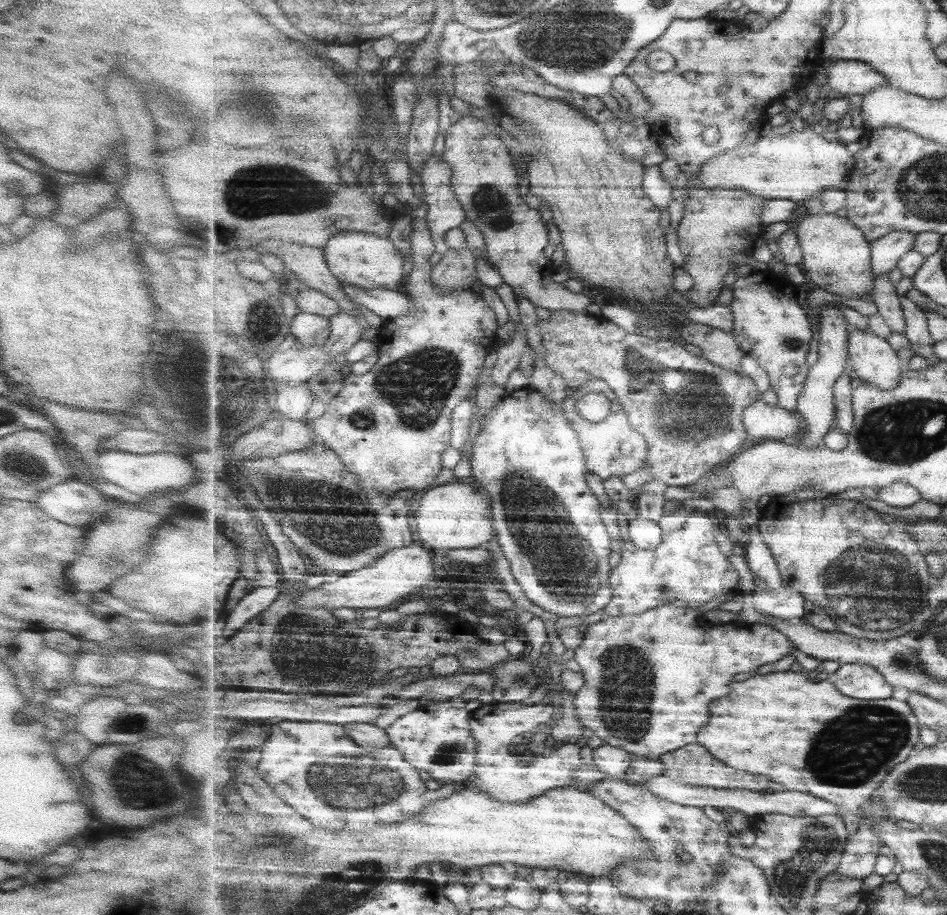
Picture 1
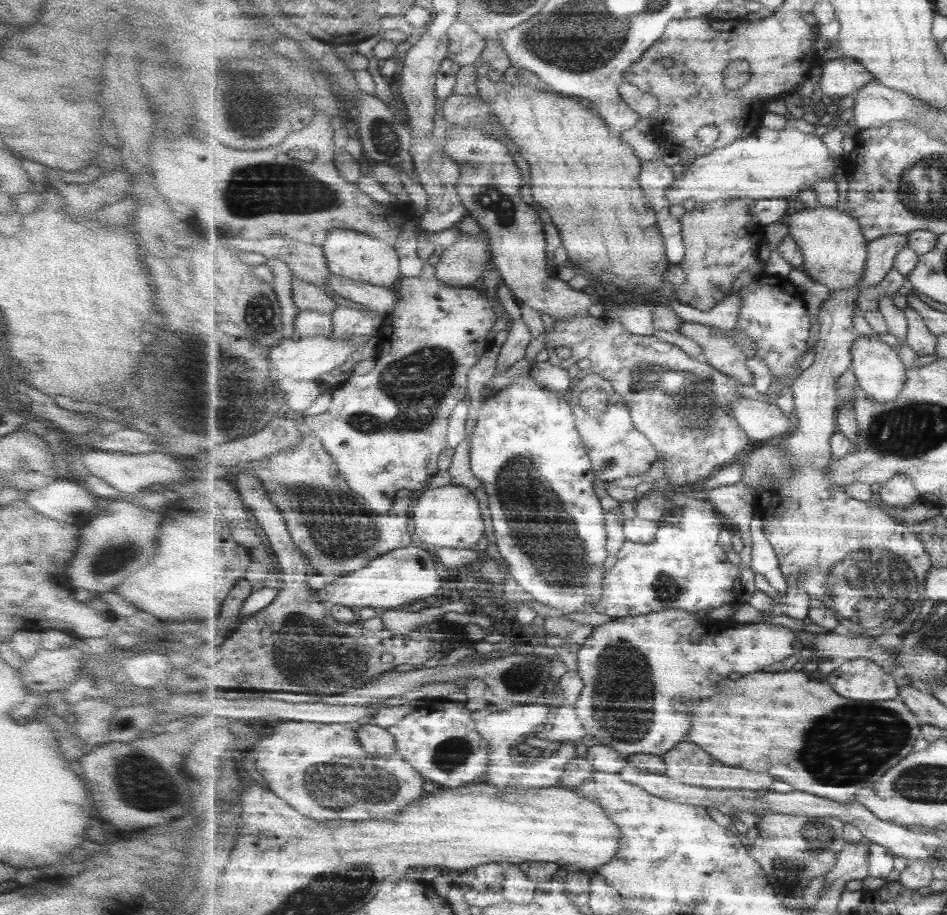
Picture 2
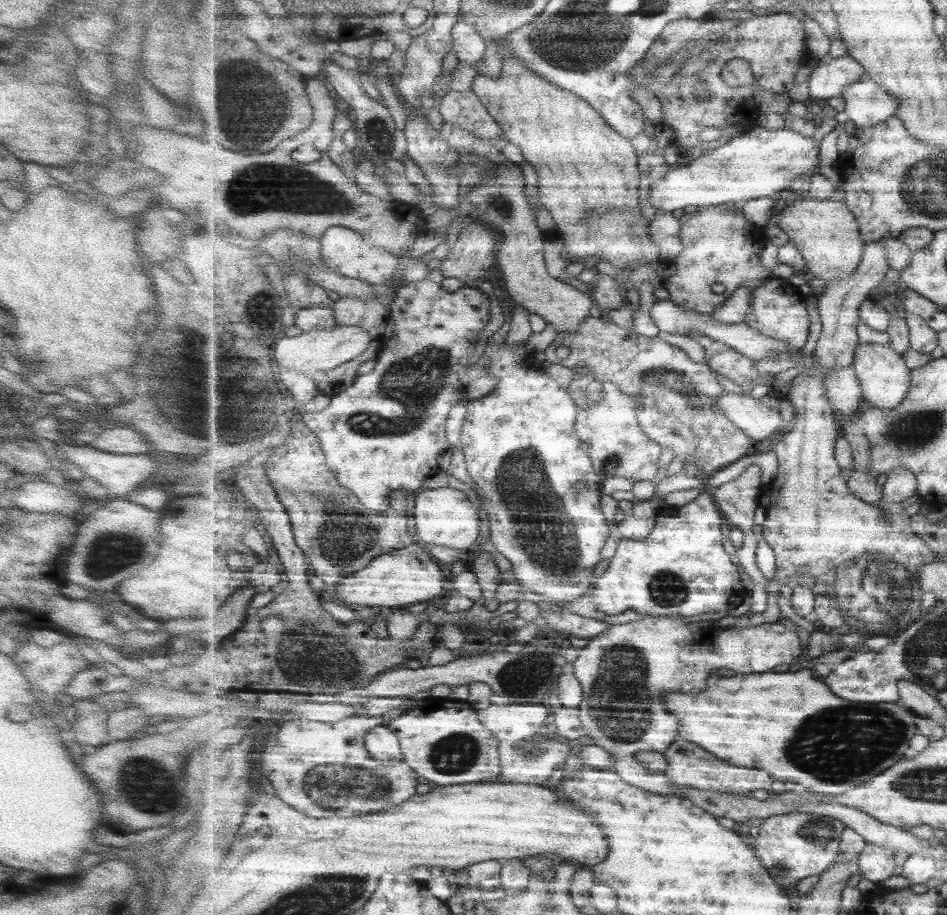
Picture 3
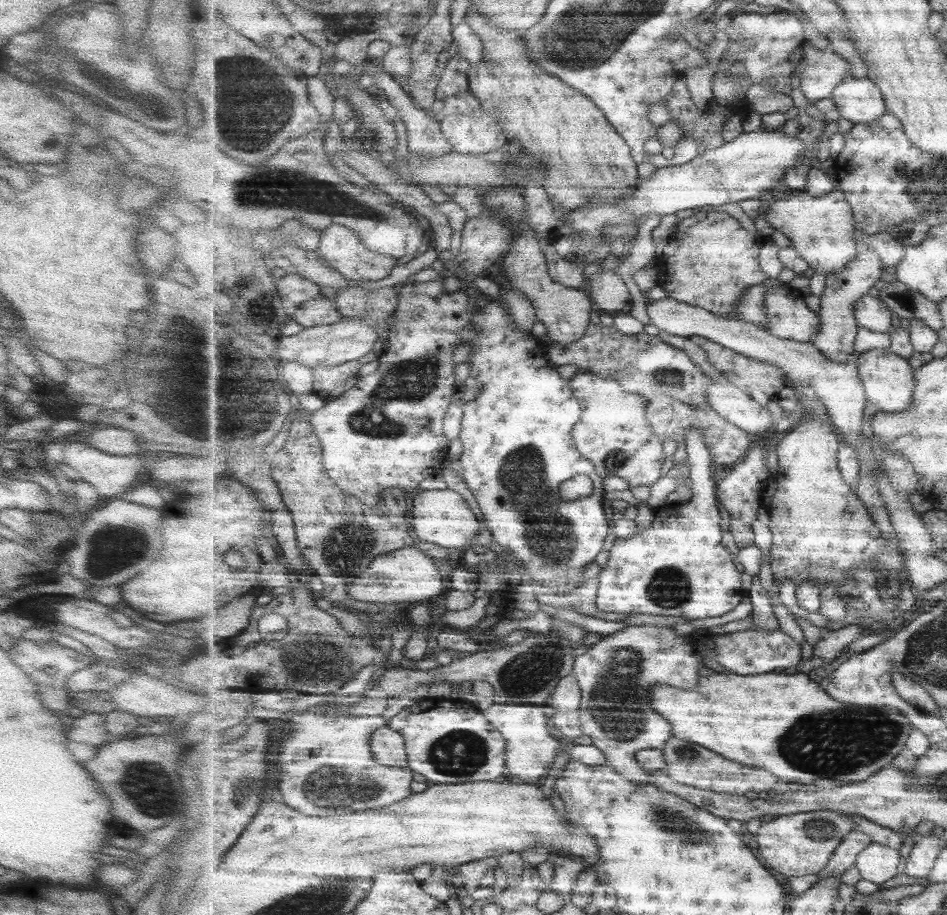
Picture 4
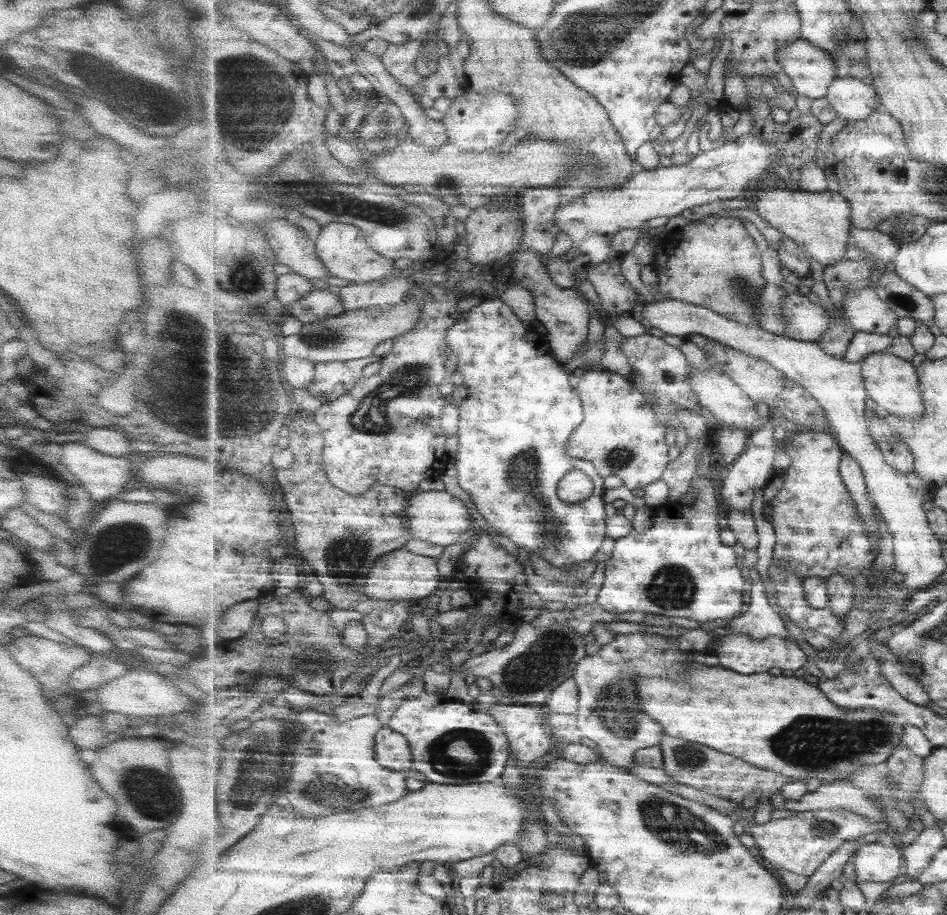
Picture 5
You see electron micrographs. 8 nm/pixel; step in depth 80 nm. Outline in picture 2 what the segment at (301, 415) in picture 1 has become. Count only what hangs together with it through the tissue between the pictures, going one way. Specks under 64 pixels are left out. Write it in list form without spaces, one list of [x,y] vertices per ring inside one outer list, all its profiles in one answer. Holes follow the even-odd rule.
[[[288,377],[276,378],[277,386],[283,388],[285,392],[285,400],[287,400],[287,406],[301,414],[313,406],[313,403],[318,399],[318,396],[322,393],[322,385],[318,380],[314,381],[295,381]]]

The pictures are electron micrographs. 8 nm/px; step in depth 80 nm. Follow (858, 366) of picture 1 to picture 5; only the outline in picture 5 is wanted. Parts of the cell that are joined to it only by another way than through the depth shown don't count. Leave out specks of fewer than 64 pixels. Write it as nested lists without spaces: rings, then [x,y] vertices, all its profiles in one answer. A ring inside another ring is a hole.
[[[878,352],[863,358],[862,378],[866,384],[868,397],[884,414],[918,421],[925,410],[921,396],[920,377],[917,368],[907,360],[893,353]]]

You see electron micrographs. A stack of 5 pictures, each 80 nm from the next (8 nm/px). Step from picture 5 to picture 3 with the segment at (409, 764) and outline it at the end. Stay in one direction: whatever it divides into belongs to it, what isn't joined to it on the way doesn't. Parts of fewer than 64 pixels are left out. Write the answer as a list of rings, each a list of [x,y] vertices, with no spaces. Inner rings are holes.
[[[374,724],[365,734],[369,754],[378,761],[403,761],[401,740],[388,726]]]

